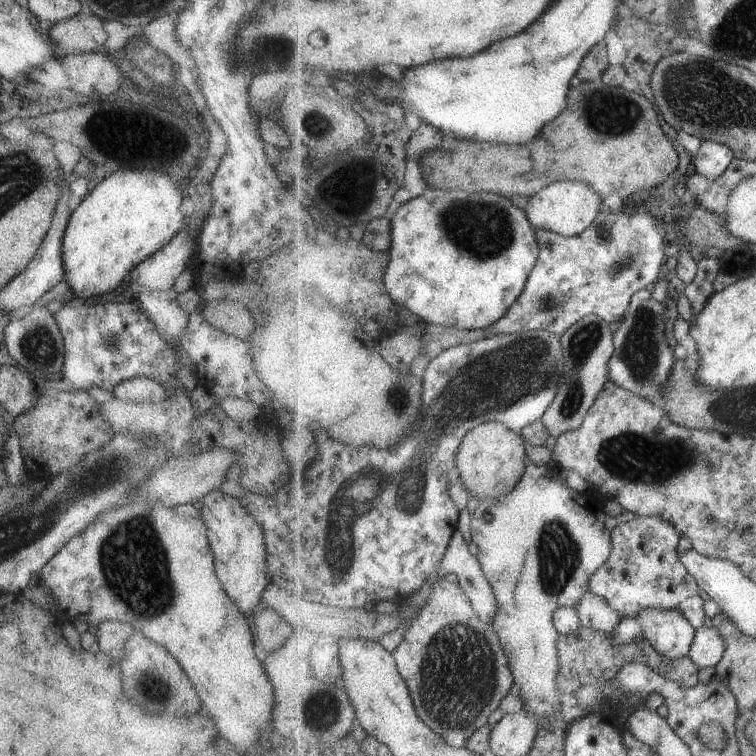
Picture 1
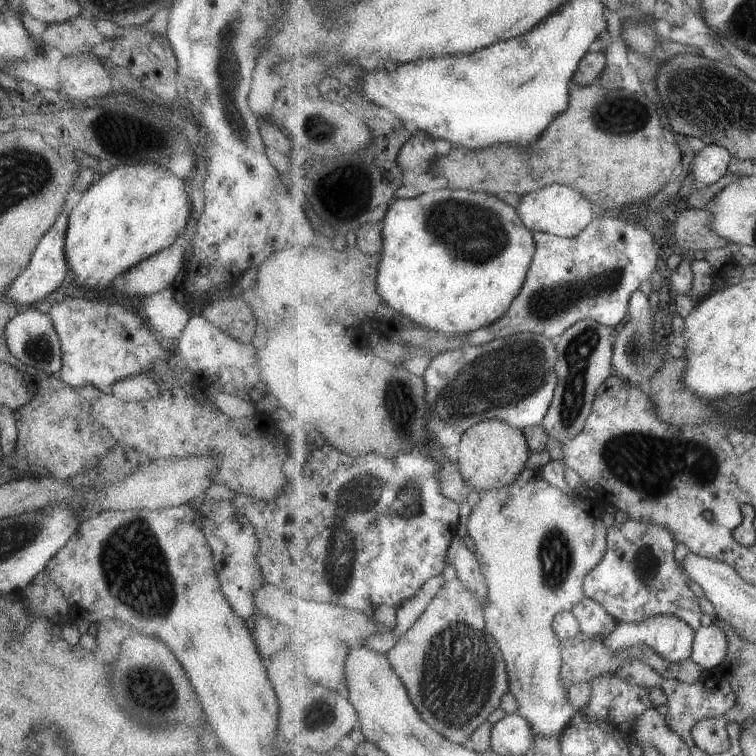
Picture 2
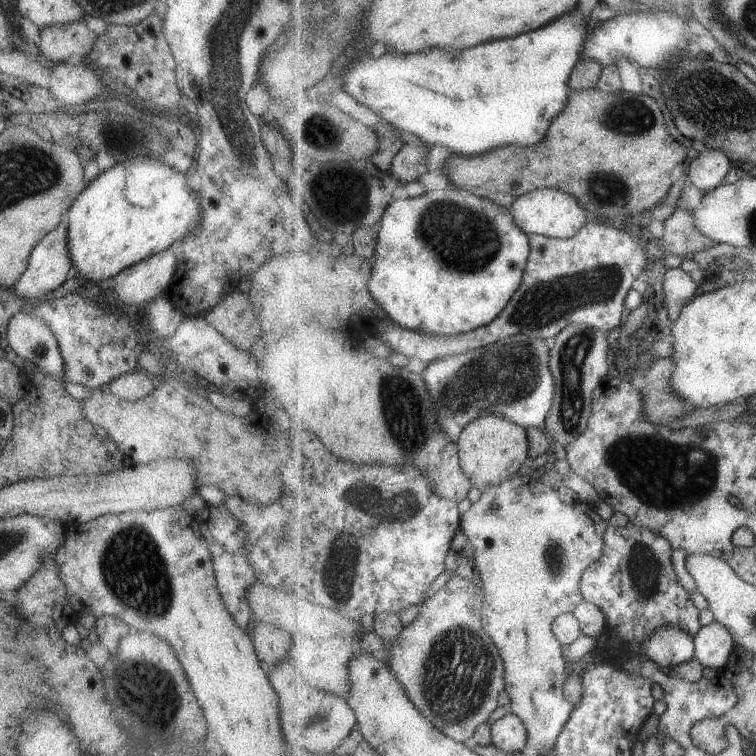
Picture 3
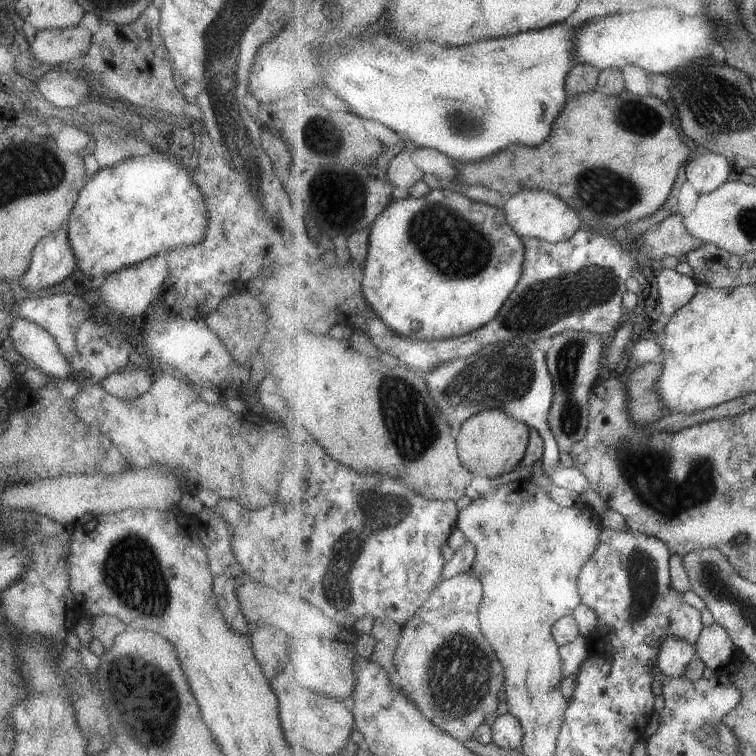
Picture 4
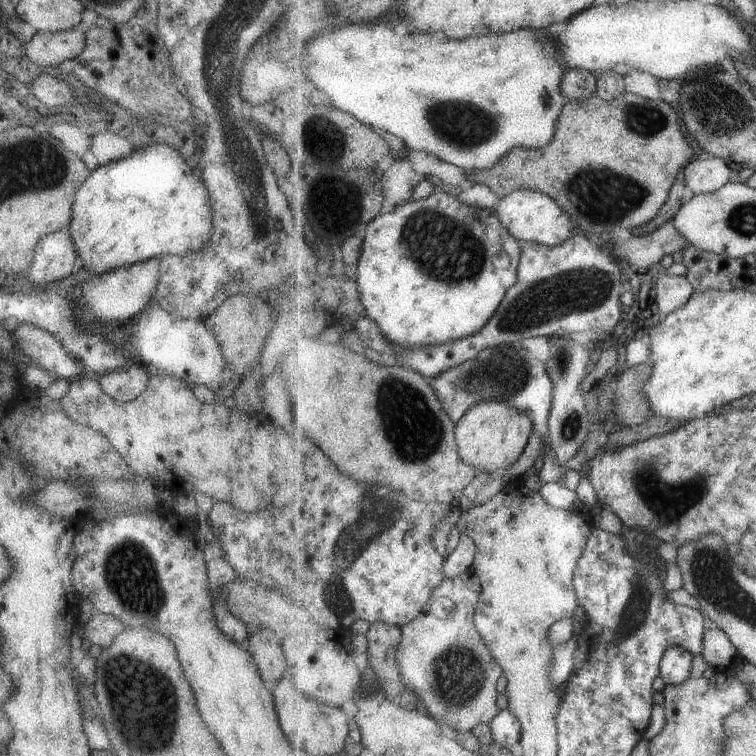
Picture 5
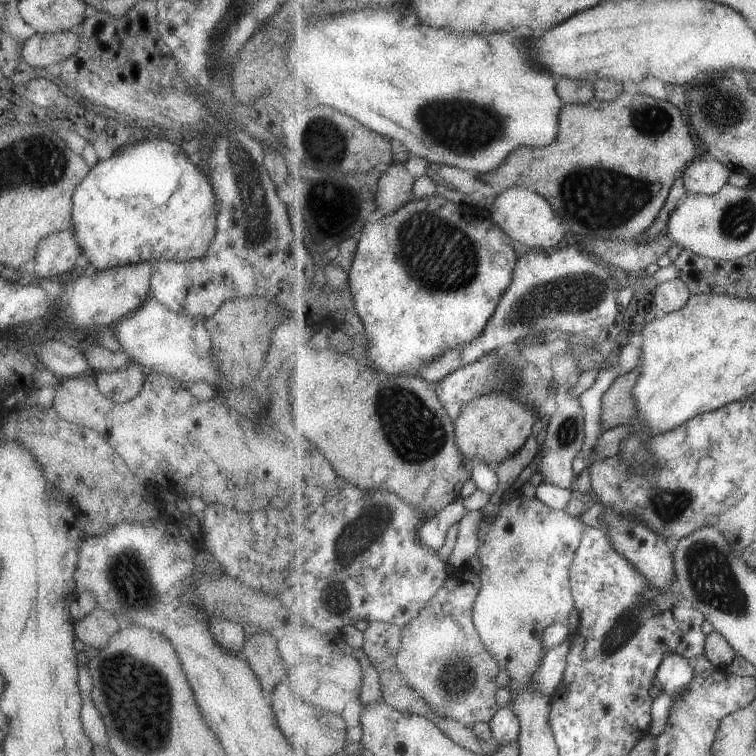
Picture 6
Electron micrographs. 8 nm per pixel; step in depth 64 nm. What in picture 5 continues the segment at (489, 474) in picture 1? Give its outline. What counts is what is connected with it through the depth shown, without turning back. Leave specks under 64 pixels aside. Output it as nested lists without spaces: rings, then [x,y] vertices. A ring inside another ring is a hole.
[[[481,402],[473,406],[456,424],[456,439],[461,458],[478,471],[498,474],[513,466],[525,452],[530,436],[536,430],[533,420],[507,402]]]

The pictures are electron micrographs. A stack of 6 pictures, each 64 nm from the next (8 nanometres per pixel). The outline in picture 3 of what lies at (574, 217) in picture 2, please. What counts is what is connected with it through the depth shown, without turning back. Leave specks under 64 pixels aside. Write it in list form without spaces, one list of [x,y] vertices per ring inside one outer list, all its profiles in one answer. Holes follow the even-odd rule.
[[[555,188],[535,189],[519,195],[510,206],[517,226],[527,235],[539,234],[549,238],[568,239],[577,236],[581,229],[592,219],[591,215],[575,196],[555,190]]]

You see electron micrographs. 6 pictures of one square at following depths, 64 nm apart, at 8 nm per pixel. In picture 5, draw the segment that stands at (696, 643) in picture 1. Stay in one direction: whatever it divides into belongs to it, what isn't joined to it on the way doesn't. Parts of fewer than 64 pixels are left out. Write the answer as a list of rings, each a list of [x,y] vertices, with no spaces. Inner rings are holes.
[[[712,626],[705,634],[704,652],[702,654],[712,667],[718,671],[729,668],[733,664],[735,656],[738,656],[738,651],[723,630]]]

